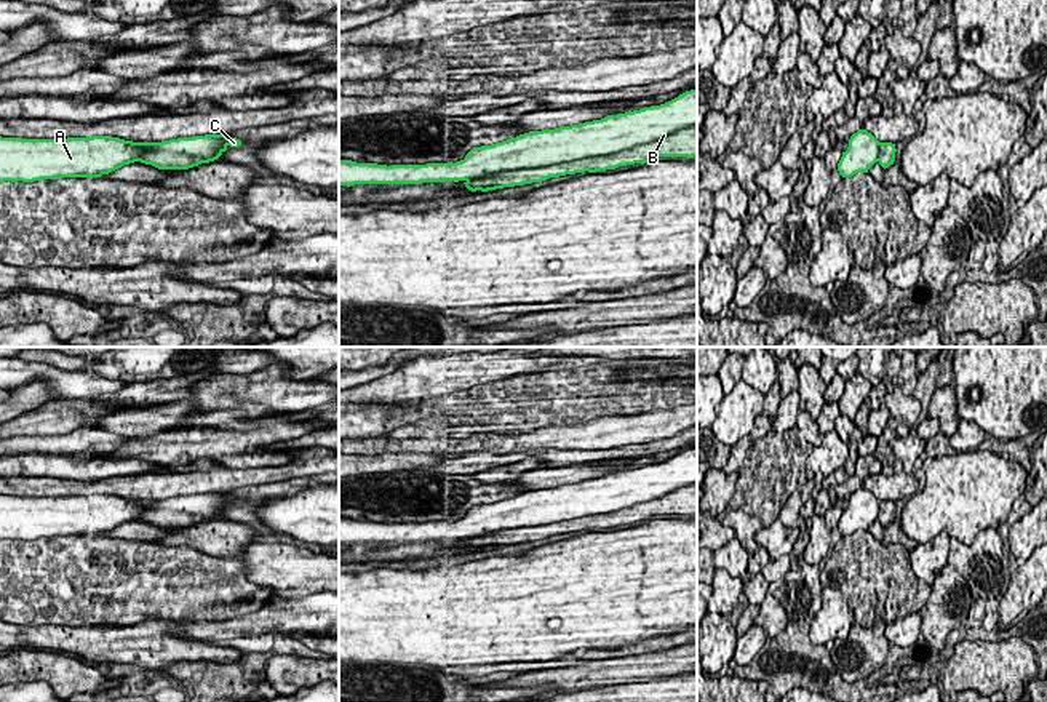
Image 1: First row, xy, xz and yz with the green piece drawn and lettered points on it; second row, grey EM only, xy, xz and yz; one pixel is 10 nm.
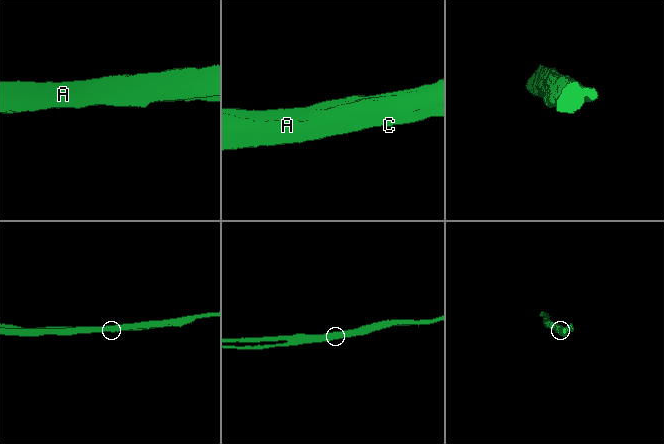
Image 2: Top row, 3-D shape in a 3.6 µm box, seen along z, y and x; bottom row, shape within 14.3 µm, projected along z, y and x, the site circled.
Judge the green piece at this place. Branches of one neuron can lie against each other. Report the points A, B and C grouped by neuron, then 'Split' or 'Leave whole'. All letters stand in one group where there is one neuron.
Groups: A B / C. Split

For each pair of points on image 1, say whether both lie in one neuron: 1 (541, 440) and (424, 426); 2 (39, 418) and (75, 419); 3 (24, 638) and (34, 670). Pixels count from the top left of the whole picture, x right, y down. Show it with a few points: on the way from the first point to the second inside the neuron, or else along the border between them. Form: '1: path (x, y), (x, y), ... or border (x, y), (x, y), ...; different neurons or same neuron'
1: border (475, 432), (462, 438), (438, 438); different neurons
2: path (48, 418), (66, 418); same neuron
3: border (18, 648), (23, 650); different neurons

